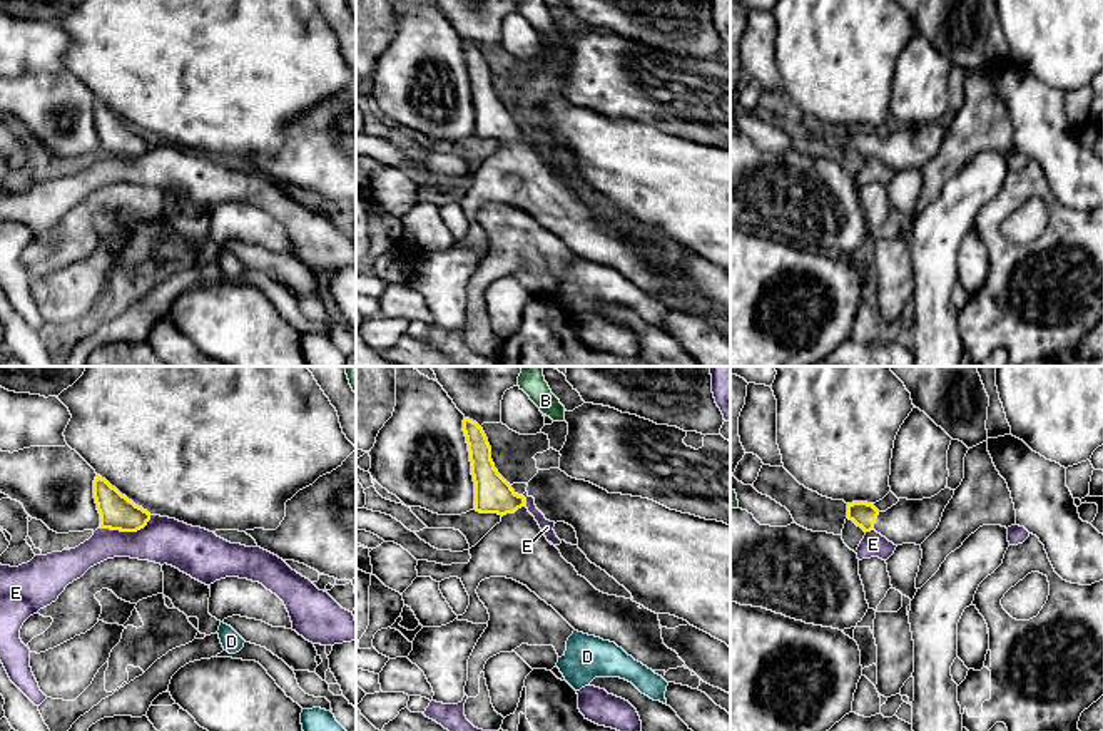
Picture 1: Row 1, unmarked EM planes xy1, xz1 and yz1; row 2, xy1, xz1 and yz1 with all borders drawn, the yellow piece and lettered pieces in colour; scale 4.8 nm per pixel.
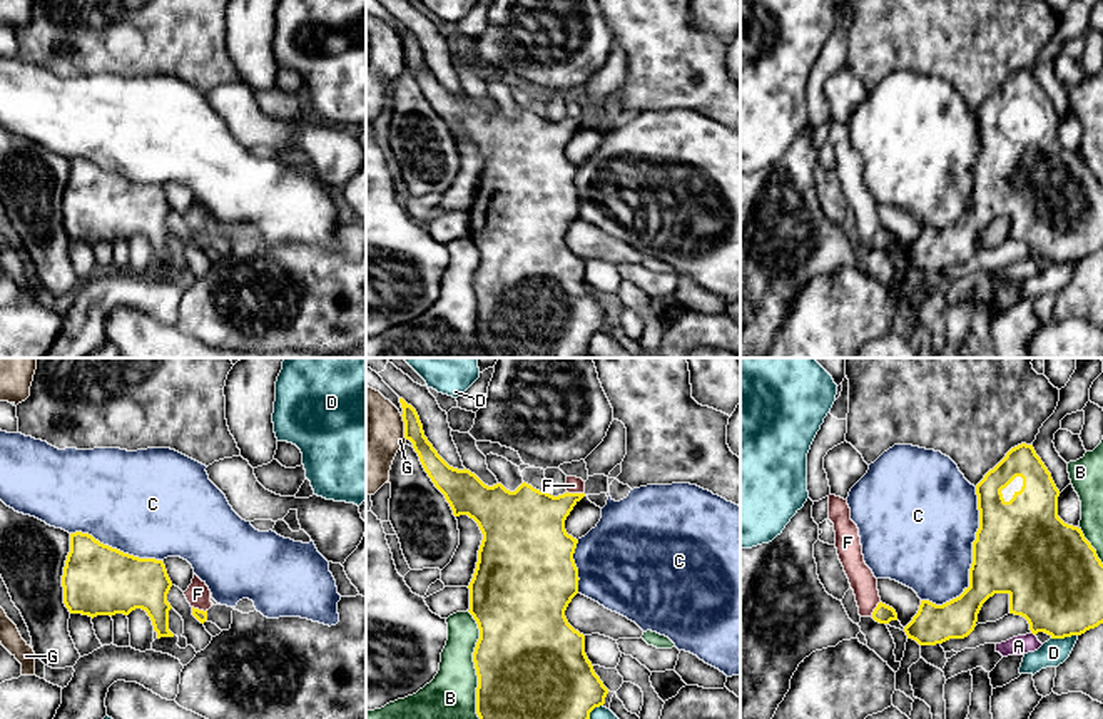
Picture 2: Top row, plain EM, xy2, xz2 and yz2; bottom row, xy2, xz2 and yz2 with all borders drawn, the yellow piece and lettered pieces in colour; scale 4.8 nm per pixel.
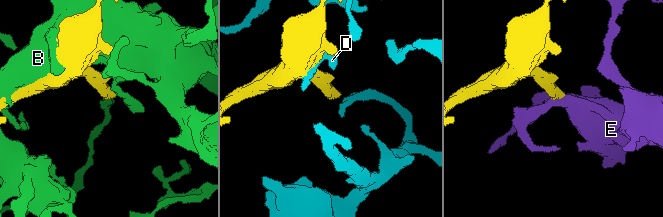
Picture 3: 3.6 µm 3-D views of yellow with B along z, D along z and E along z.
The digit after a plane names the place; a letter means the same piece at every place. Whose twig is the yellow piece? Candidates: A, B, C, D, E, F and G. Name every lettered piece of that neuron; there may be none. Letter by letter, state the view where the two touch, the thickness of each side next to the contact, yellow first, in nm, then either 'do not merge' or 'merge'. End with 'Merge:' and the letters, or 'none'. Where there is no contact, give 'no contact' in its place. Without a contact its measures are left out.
A: yz2 | 440/100 nm | do not merge
B: xz2 | 500/300 nm | do not merge
C: yz2 | 460/460 nm | do not merge
D: yz2 | 440/130 nm | do not merge
E: xy1 | 170/220 nm | do not merge
F: xz2 | 320/80 nm | do not merge
G: xz2 | 100/360 nm | do not merge
Merge: none

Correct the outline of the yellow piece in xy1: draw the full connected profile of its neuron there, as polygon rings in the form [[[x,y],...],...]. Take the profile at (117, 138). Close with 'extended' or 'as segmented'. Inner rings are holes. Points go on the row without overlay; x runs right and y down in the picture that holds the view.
[[[100,100],[94,105],[94,124],[100,139],[100,152],[137,157],[147,151],[150,139],[135,130]]]; as segmented

